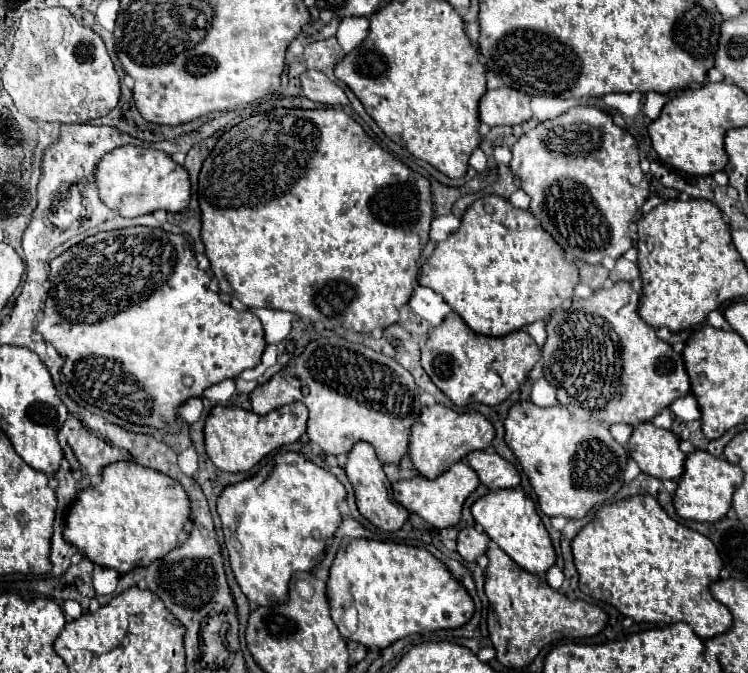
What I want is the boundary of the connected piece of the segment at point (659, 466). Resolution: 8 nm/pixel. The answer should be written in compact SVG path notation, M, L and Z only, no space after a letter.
M650 422L638 424L626 450L648 476L678 480L684 474L686 454L680 450L680 440L672 430L656 428Z

